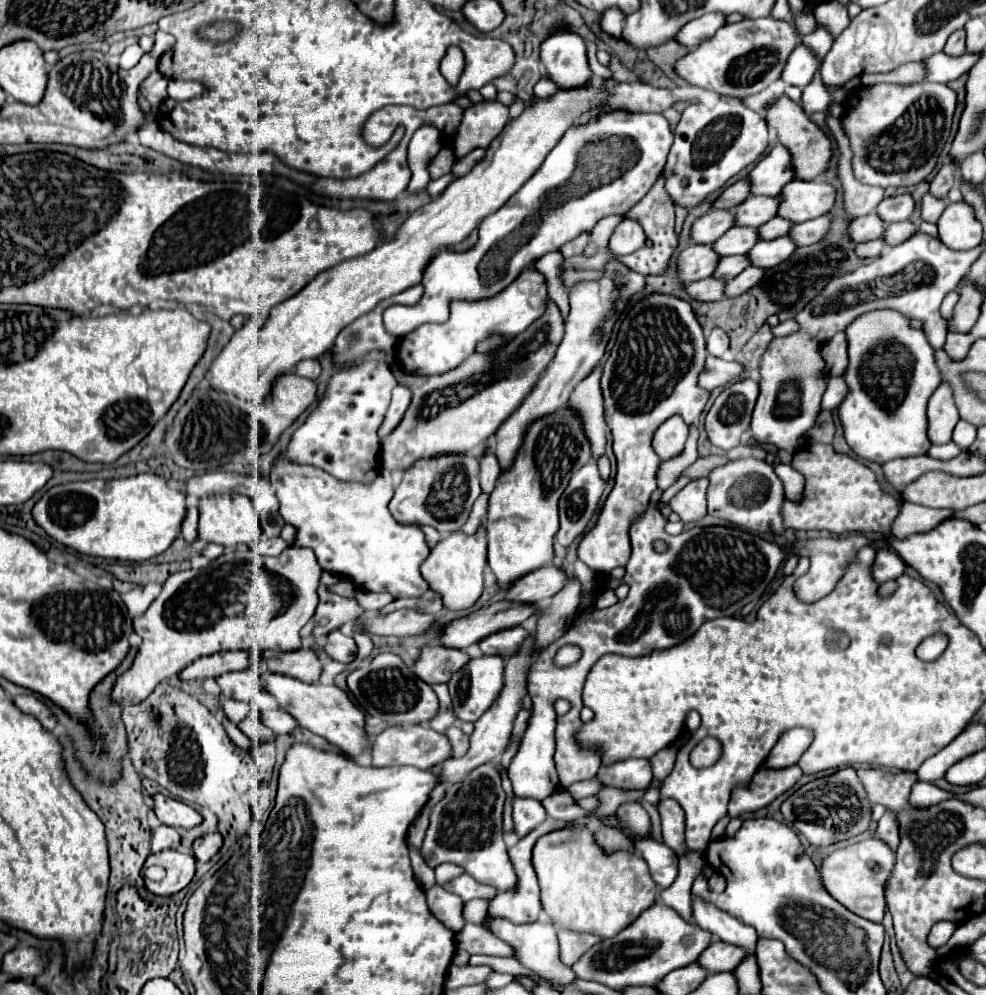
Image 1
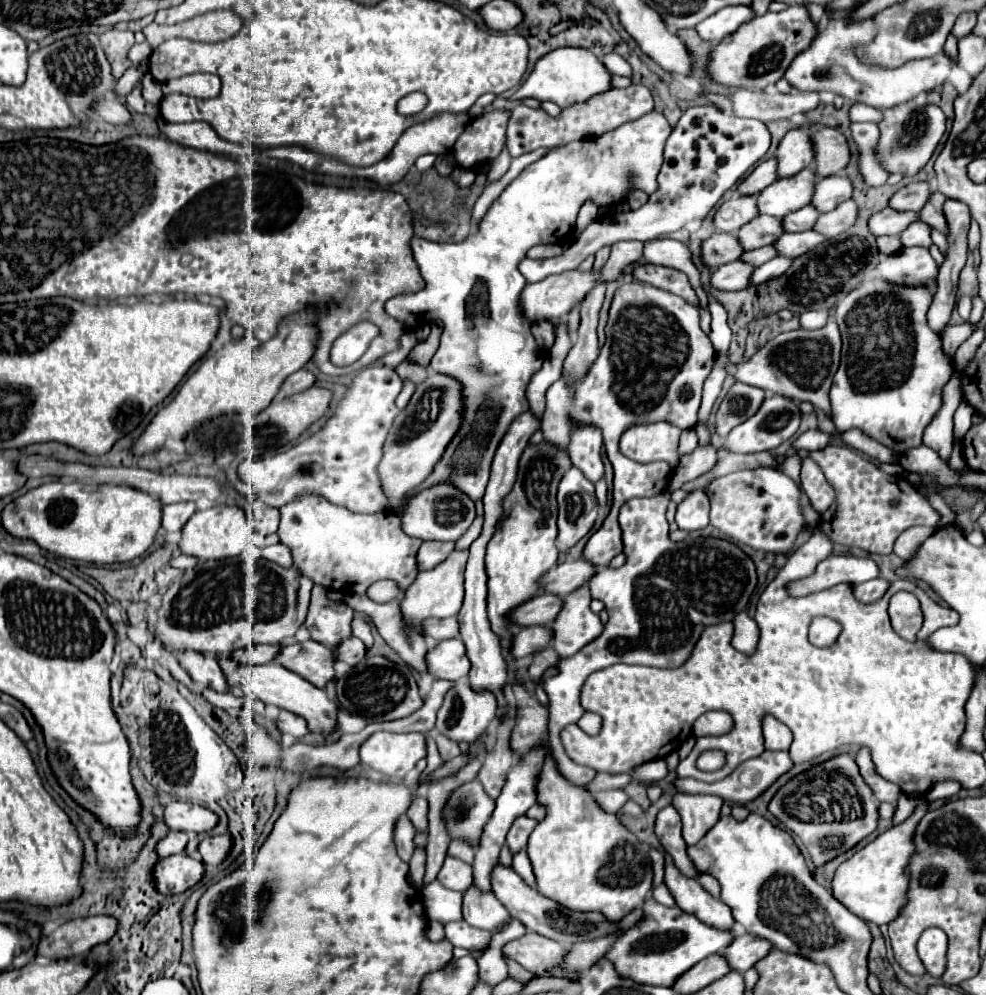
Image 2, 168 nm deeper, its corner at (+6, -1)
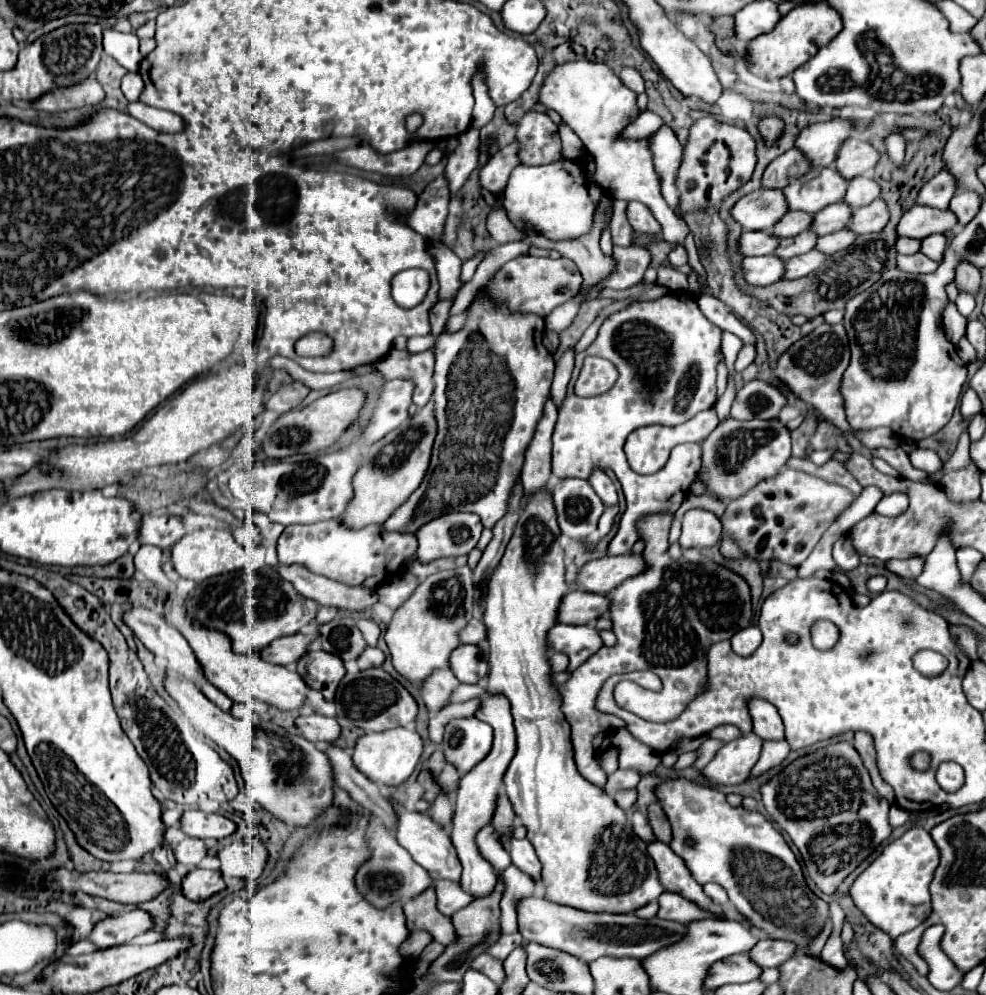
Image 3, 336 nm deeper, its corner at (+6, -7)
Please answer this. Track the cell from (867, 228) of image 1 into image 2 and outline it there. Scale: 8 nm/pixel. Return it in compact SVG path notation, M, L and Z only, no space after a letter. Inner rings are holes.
M883 209L883 211L877 211L869 217L867 225L869 225L869 231L879 237L879 235L899 235L899 231L903 231L903 227L907 227L907 223L919 219L917 213L897 213L893 209Z

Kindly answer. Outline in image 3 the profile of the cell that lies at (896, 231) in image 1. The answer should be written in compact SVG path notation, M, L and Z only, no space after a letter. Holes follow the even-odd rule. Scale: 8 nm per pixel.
M931 235L931 237L925 237L921 241L921 251L935 259L935 261L941 261L943 259L943 251L947 247L947 237L945 235Z

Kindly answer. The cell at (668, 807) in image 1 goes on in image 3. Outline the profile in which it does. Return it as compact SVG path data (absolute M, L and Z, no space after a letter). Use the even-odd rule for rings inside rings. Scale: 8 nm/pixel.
M651 803L651 805L647 807L647 819L649 819L649 825L651 825L655 837L657 837L659 841L663 841L663 843L669 843L673 833L671 833L671 825L669 825L669 821L667 821L661 805Z

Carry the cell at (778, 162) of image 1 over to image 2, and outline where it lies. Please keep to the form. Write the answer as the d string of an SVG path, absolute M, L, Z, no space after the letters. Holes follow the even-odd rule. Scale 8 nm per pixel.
M791 129L779 143L775 151L777 179L787 179L797 175L801 169L813 163L813 147L809 141L809 131Z

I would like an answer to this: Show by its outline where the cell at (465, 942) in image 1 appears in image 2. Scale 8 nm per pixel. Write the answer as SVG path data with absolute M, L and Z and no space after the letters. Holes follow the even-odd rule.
M533 931L505 943L501 951L505 957L521 963L527 971L535 973L537 977L543 975L559 975L559 977L573 977L573 979L579 977L577 973L565 973L563 969L557 969L561 957L565 955L565 947L561 943L537 935Z

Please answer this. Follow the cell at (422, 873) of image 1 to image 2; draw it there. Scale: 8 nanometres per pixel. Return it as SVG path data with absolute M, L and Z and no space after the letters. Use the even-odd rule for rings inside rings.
M407 815L399 817L399 821L397 821L397 825L395 825L395 845L397 845L399 857L401 857L405 863L409 863L409 859L411 859L411 855L413 855L413 849L415 849L413 837L415 837L415 829L413 829L411 821L407 819Z

